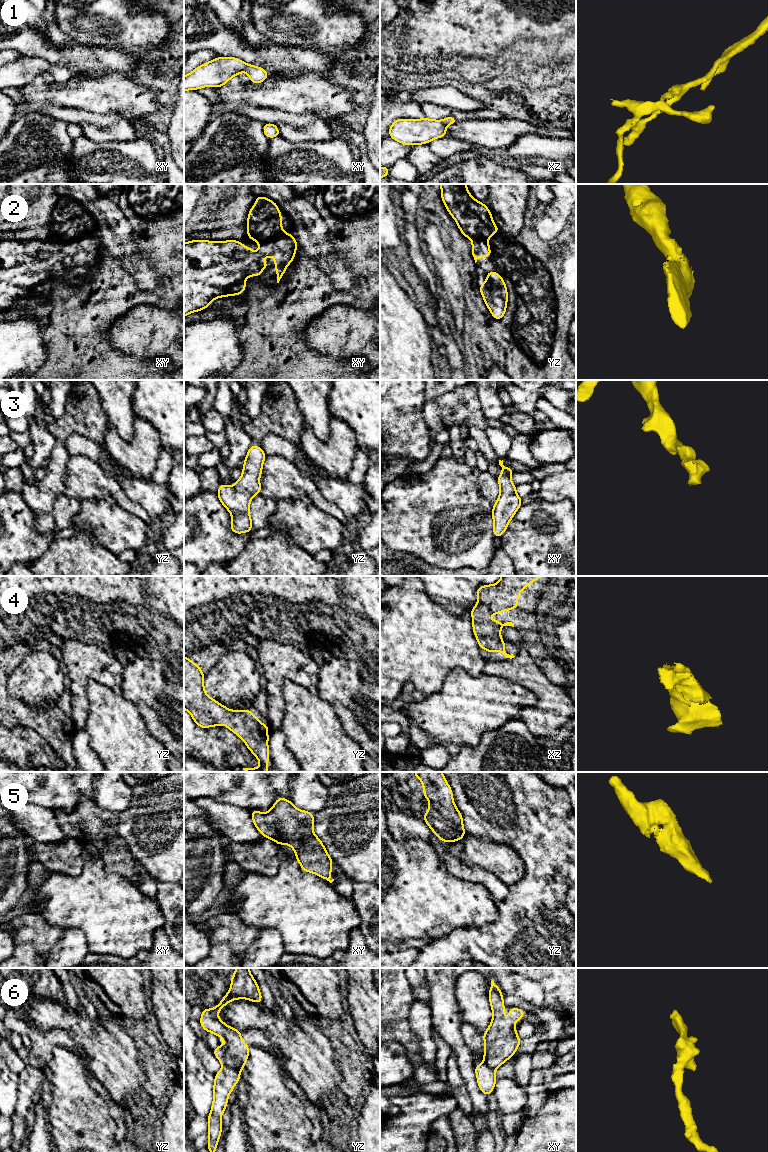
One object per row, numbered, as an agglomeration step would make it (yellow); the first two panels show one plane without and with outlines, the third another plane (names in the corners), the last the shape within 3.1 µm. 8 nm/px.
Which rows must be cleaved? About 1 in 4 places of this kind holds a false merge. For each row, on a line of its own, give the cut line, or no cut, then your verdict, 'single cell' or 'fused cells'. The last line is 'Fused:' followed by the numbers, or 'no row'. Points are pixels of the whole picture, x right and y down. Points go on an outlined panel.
1: cut none; single cell
2: cut xy (282, 231), (276, 237), (260, 243); fused cells
3: cut none; single cell
4: cut none; single cell
5: cut none; single cell
6: cut yz (223, 1065), (240, 1070); fused cells
Fused: 2, 6

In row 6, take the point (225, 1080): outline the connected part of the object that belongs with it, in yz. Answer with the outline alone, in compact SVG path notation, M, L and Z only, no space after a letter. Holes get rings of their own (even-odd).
M223 1066L215 1074L213 1104L208 1116L209 1152L215 1152L222 1131L222 1113L226 1110L228 1096L240 1080L240 1070Z

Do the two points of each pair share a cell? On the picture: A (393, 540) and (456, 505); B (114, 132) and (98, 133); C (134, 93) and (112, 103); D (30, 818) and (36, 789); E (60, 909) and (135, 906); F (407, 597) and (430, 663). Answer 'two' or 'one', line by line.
A: one
B: one
C: one
D: two
E: one
F: one

